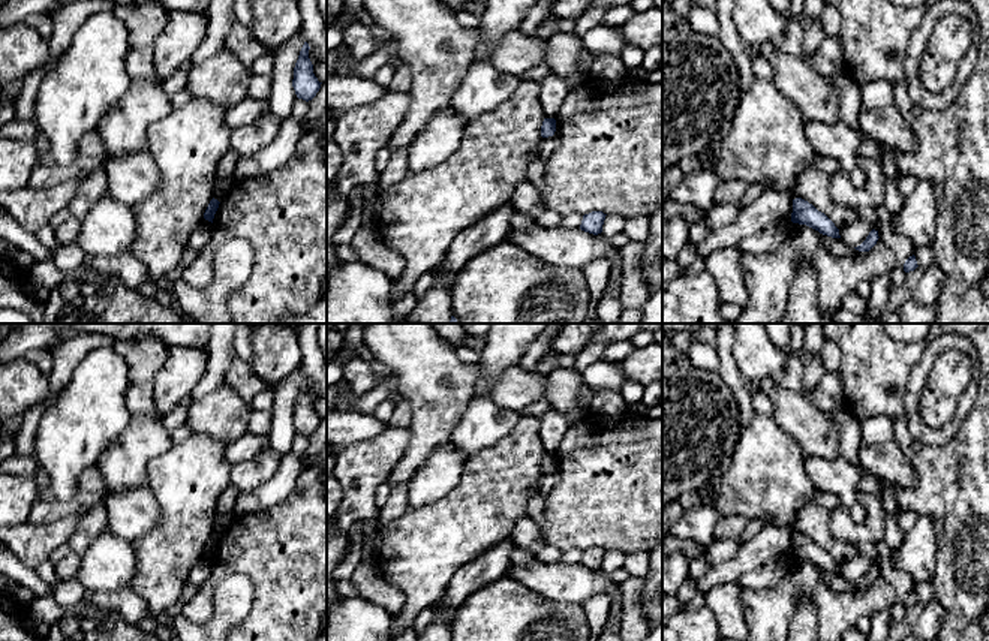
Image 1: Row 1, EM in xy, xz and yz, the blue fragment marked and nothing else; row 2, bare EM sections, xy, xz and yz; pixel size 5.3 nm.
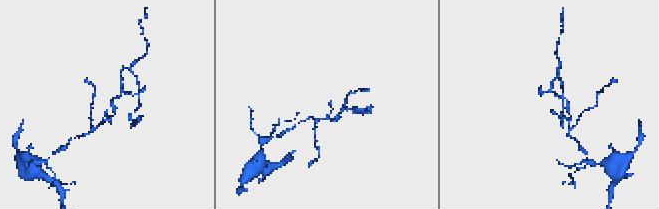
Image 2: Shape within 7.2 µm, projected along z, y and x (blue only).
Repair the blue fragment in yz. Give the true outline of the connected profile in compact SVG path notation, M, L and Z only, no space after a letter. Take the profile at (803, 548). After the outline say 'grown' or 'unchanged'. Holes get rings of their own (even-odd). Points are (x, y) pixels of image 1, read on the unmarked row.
M802 533L793 535L791 557L806 560L823 571L841 574L839 565L835 559L824 548L818 547L812 539Z; unchanged

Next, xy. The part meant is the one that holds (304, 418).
M304 377L298 395L294 403L292 422L298 434L312 436L321 424L318 413L313 409L313 400L309 394L309 379Z; unchanged

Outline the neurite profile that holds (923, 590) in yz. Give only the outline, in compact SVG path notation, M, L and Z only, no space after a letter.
M932 580L920 581L914 586L917 601L928 605L935 599Z

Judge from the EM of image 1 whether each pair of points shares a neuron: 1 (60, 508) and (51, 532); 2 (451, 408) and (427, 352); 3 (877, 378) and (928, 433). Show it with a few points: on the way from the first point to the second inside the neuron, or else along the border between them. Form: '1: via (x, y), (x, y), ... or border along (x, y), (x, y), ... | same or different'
1: border along (89, 506), (53, 521), (27, 523) | different
2: via (439, 394), (439, 387), (429, 375), (427, 366) | same
3: border along (910, 372), (904, 412), (908, 430), (916, 439) | different

